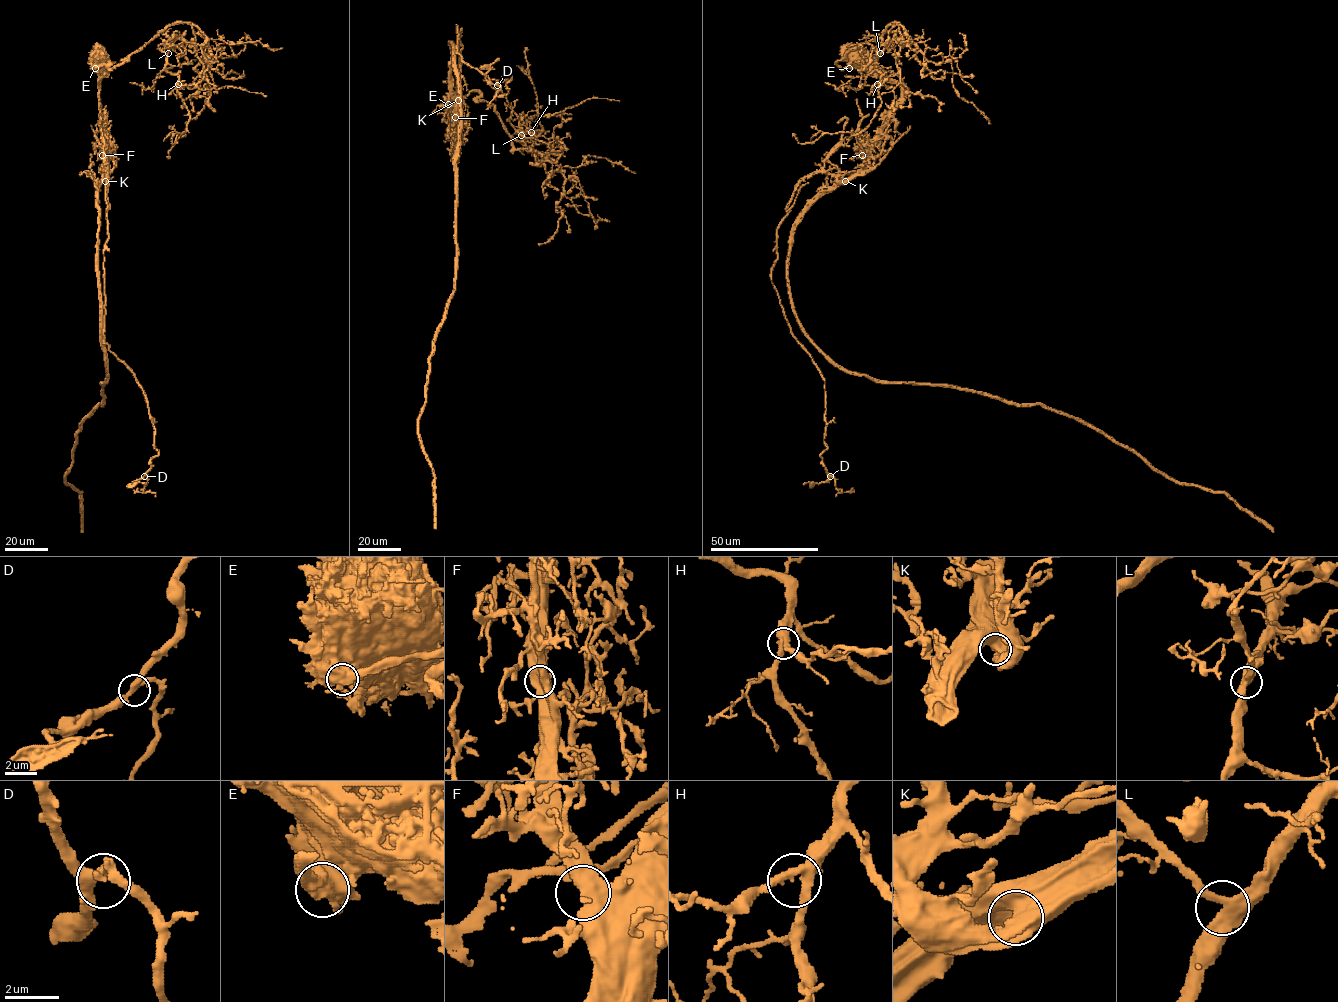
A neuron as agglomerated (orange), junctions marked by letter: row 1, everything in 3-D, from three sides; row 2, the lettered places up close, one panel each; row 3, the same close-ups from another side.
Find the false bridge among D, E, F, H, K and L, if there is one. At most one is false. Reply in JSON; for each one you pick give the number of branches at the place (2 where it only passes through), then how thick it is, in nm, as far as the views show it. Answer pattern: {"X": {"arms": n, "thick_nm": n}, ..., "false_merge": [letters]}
{"E": {"arms": 2, "thick_nm": 750}, "false_merge": ["E"]}

